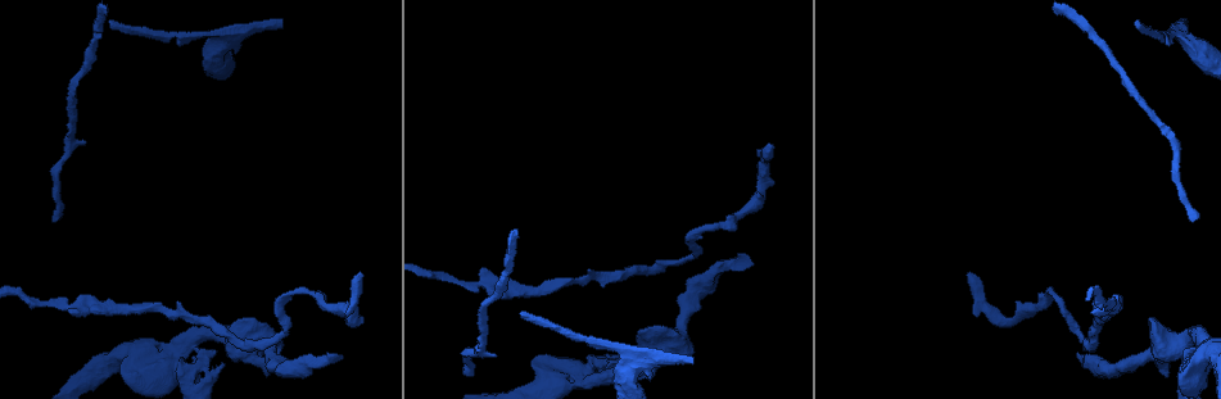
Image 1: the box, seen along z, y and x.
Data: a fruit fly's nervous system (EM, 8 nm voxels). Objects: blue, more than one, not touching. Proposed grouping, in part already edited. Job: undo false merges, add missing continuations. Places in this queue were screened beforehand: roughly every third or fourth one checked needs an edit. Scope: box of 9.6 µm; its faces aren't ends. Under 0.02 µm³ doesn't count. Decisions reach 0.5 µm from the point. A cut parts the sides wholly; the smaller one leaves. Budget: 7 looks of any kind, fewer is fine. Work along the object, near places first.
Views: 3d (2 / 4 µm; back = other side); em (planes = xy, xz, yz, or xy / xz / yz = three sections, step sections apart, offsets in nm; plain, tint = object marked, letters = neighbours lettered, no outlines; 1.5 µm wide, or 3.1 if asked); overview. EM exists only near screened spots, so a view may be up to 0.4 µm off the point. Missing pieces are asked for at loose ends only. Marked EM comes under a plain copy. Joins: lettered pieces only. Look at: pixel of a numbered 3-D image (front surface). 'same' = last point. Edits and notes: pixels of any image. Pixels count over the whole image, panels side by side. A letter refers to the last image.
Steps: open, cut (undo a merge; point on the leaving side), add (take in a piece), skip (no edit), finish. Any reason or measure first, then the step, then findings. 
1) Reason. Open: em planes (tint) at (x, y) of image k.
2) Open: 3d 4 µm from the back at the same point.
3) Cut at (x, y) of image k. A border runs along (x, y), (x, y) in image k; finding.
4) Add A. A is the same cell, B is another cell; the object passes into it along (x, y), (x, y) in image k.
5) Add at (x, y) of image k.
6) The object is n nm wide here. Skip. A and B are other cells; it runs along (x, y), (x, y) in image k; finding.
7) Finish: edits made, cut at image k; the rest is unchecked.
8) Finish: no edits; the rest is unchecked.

Open: em planes (letters) at (294, 292) of image 1.

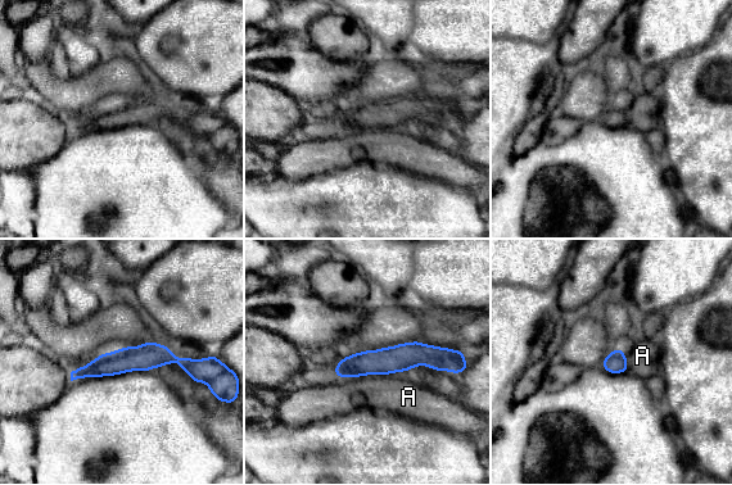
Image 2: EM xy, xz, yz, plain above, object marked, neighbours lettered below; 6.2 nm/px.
Skip. A is another cell; a border runs along (387, 374), (338, 377) in image 2; one neuron here.

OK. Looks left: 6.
Free end. Open: 3d 4 µm at (280, 351) of image 1.

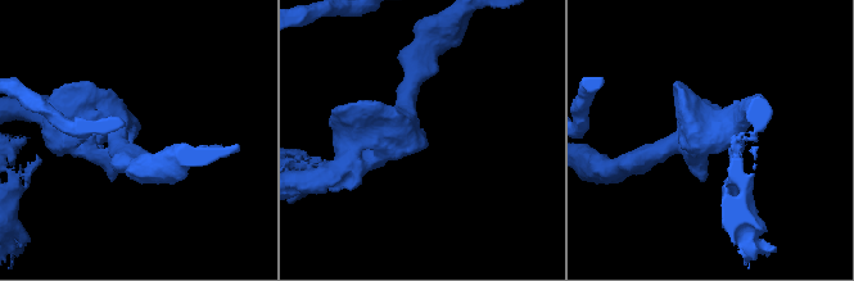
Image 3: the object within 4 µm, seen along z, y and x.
Shape alone is not enough. Open: em xy step 4 (letters) at (421, 132) of image 3.

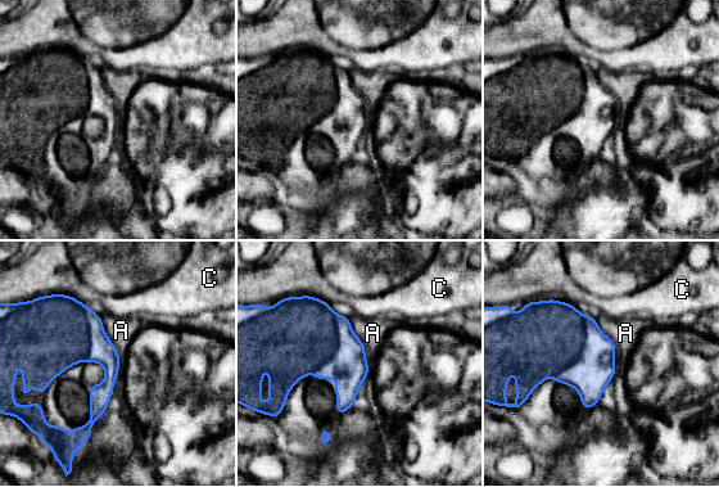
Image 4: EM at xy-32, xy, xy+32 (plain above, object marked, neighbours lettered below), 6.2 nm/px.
Open: em xz step 4 (letters) at the same point.

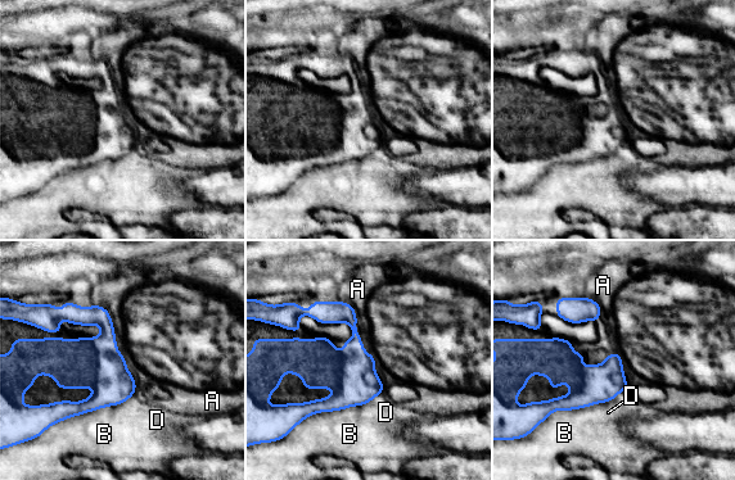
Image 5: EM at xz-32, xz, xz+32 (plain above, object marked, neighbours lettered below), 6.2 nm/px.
The longest contact is with B, 420 nm. Skip. A, B and D are other cells; a border runs along (130, 374), (135, 384), (134, 394) in image 5; no lettered piece goes on from it.

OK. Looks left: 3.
Thin end. Open: 3d 2 µm at (51, 220) of image 1.

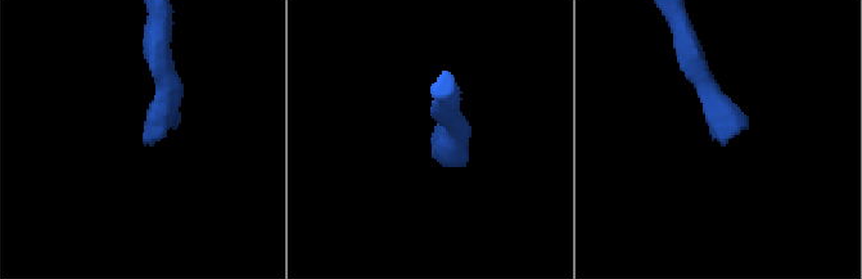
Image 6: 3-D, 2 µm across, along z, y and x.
Need the tissue. Open: em planes (letters) at (726, 141) of image 6.

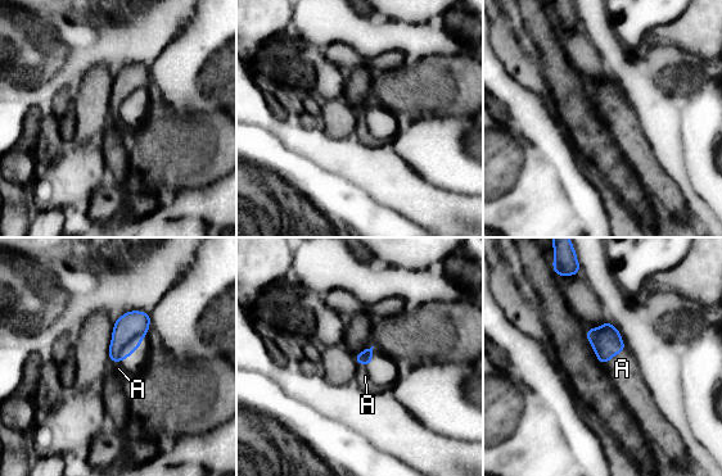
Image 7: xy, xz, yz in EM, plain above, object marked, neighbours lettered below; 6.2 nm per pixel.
The longest contact is with A, 180 nm. Add A. A is the same cell; the object passes into it along (605, 340), (614, 354), (622, 368) in image 7; the neuron continues.

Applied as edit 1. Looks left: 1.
Finish: edits made, add at image 7; the rest is unchecked.

